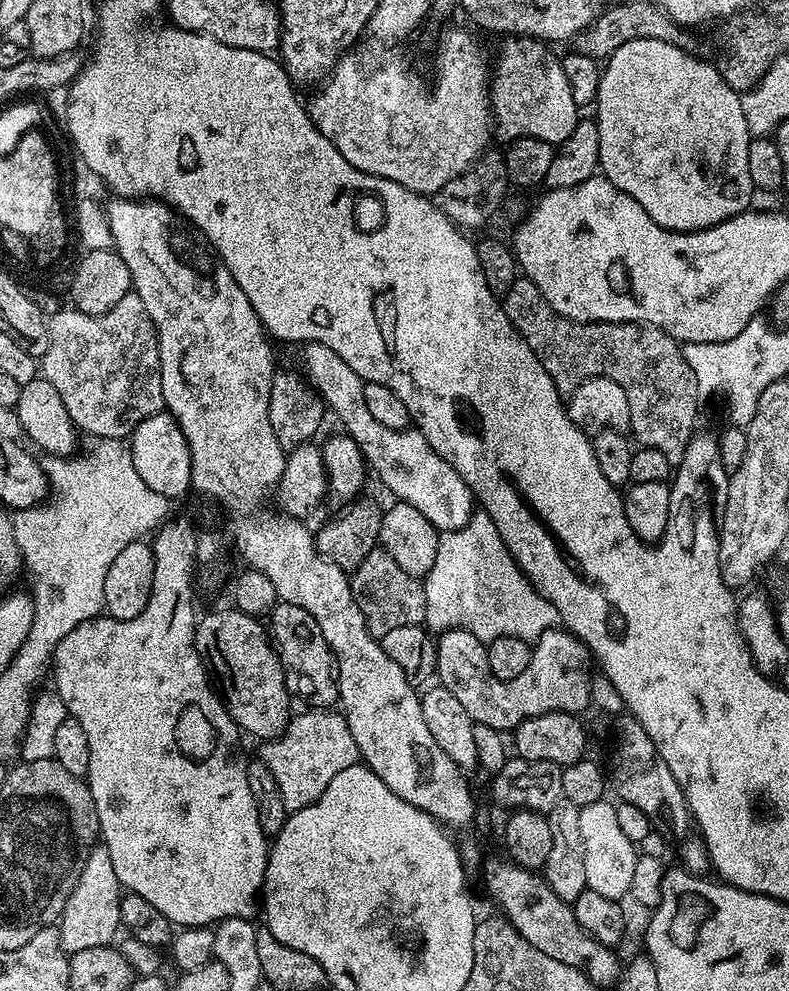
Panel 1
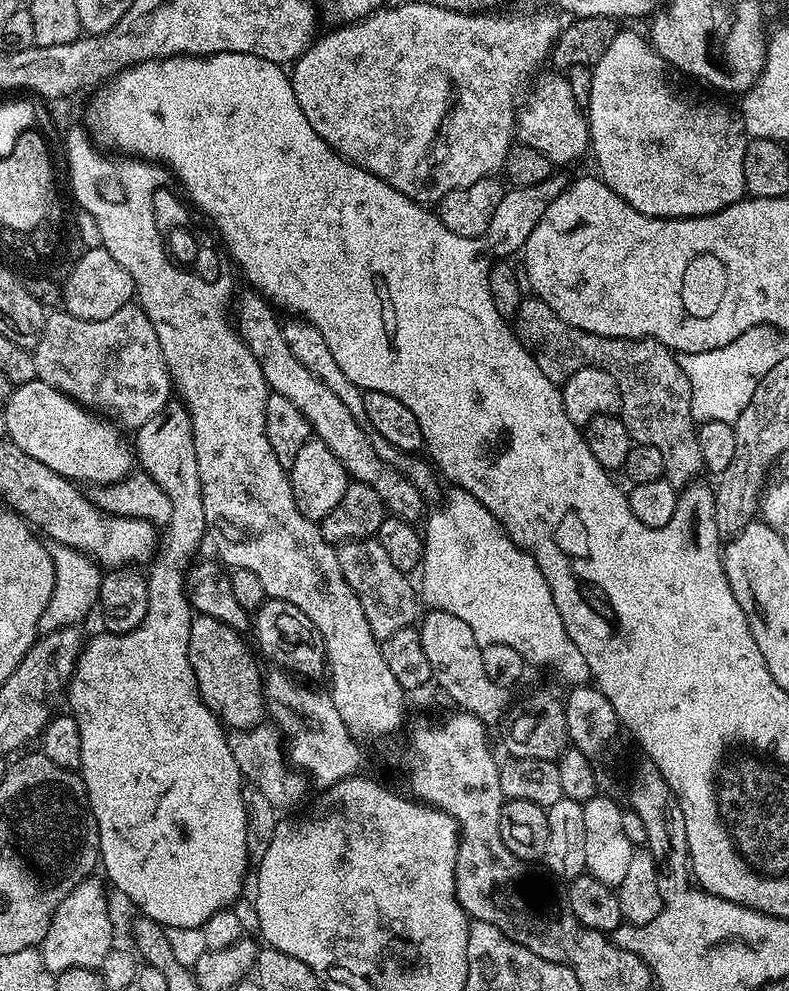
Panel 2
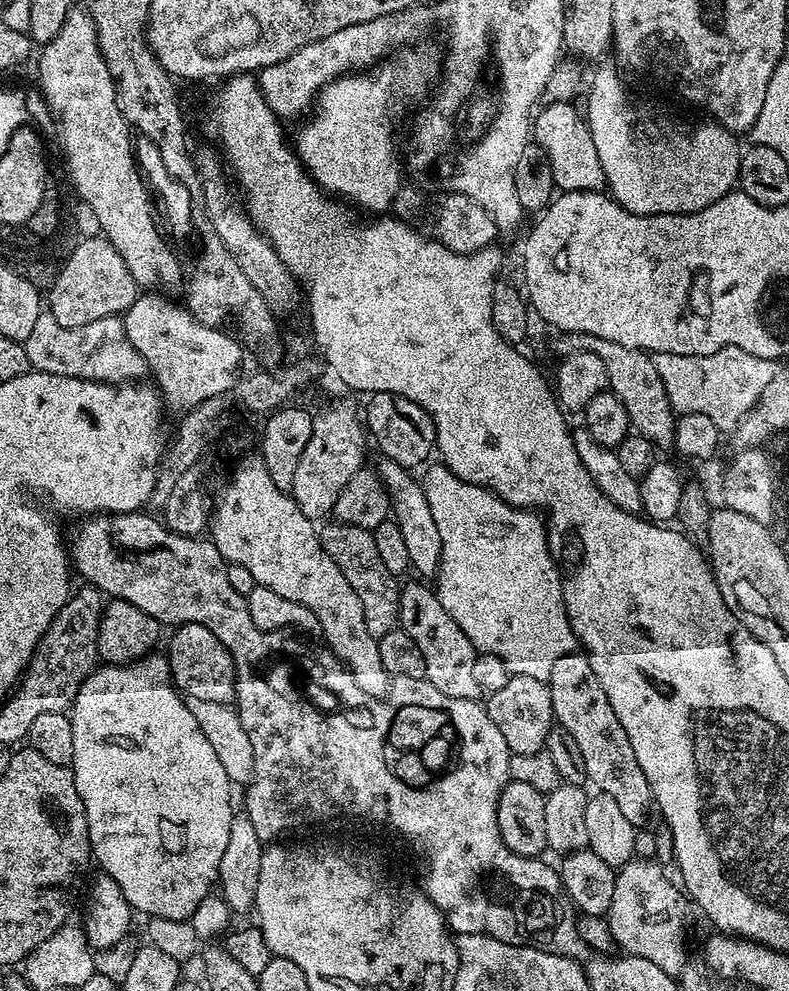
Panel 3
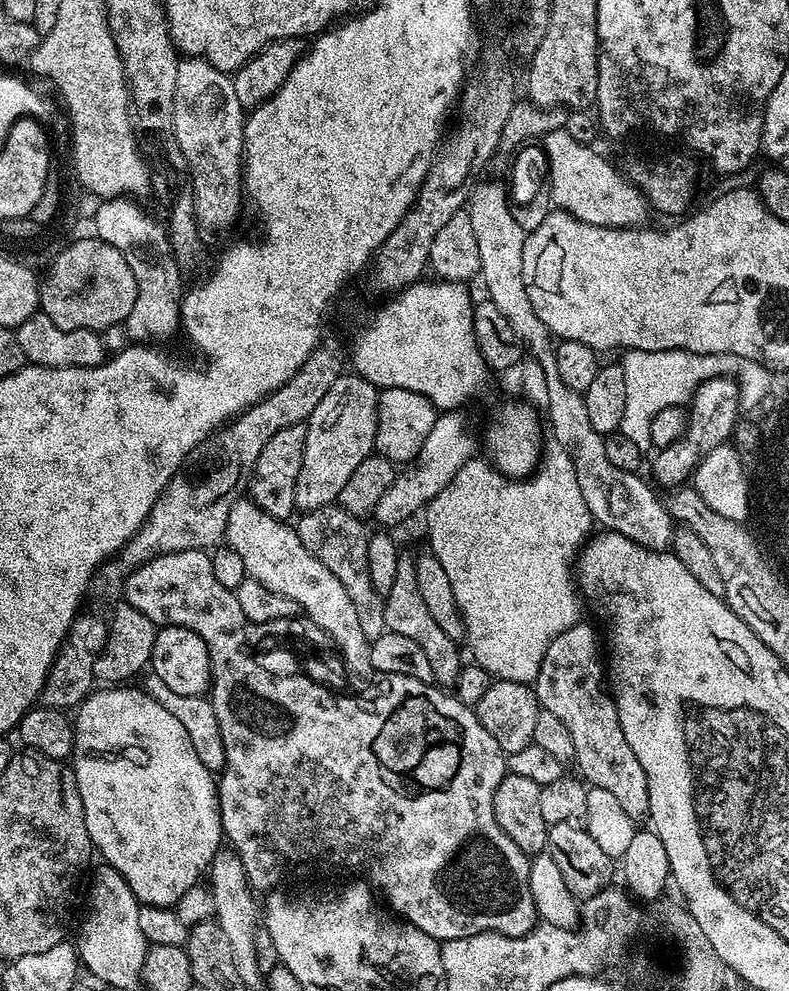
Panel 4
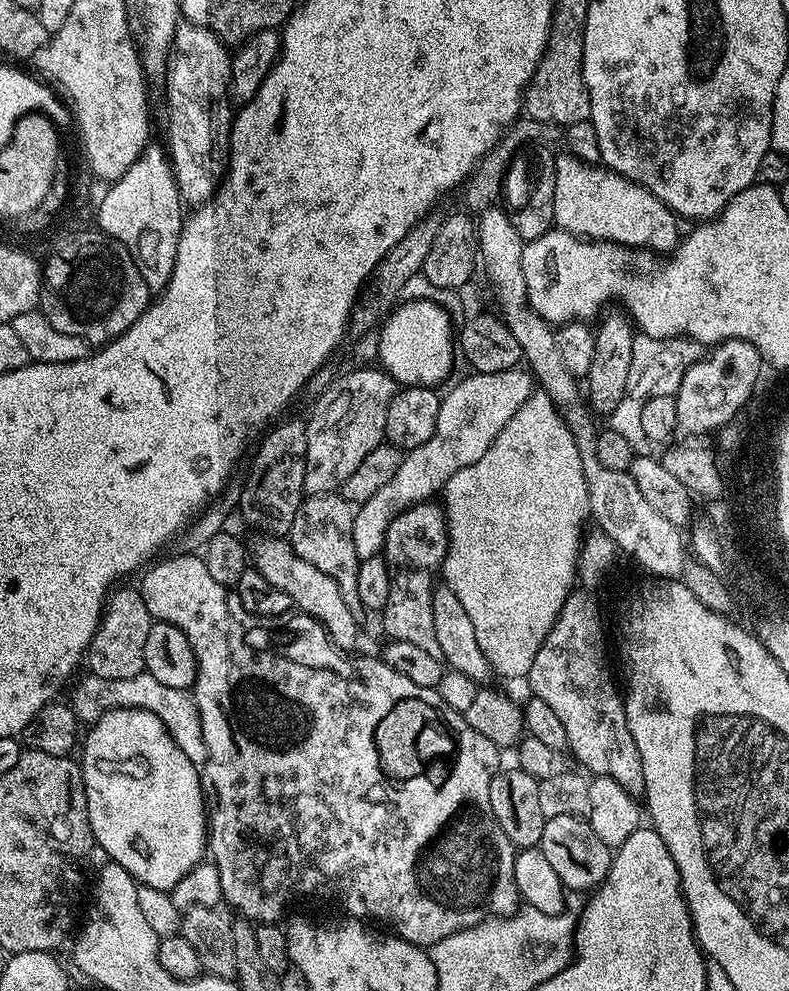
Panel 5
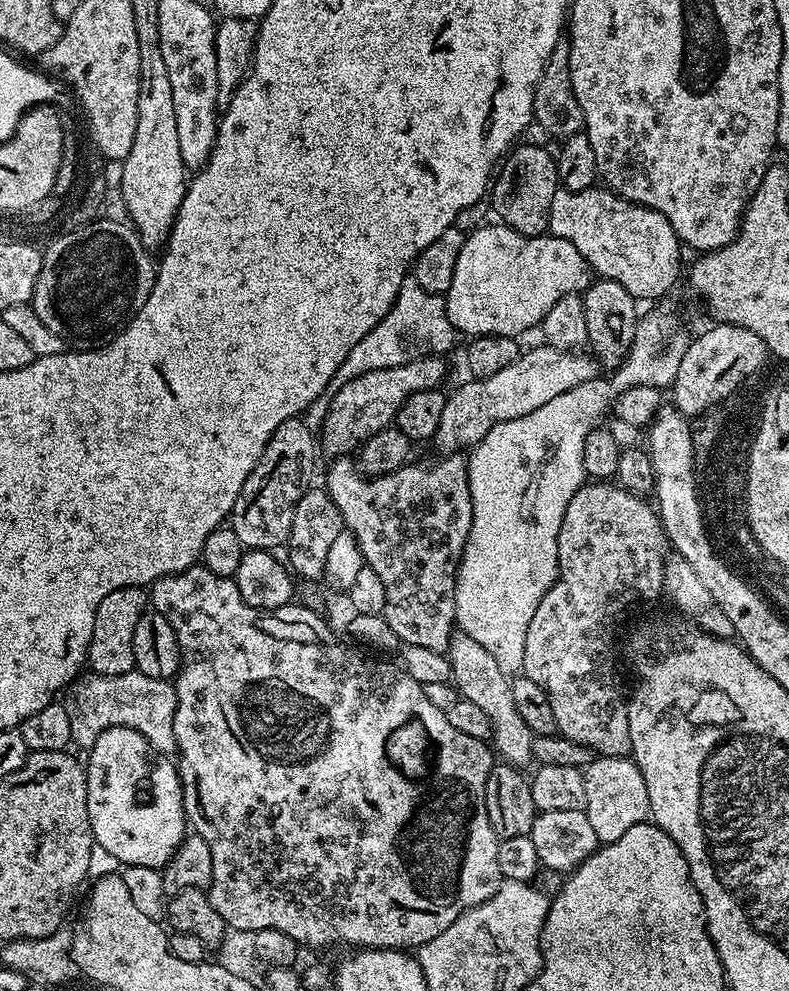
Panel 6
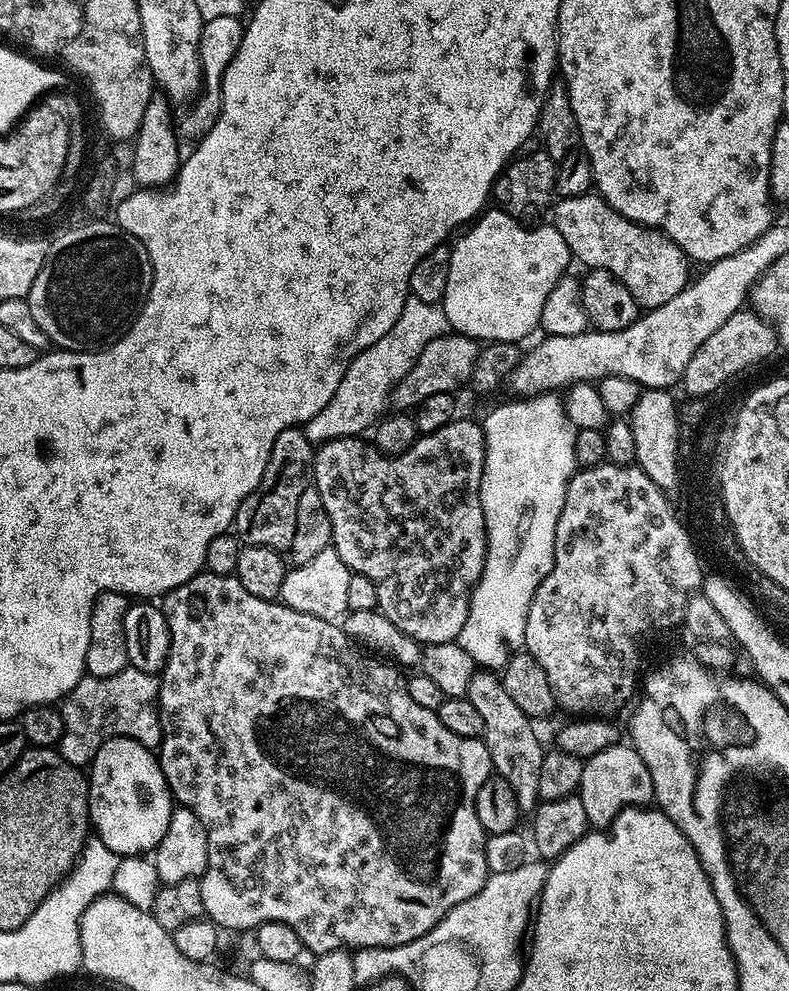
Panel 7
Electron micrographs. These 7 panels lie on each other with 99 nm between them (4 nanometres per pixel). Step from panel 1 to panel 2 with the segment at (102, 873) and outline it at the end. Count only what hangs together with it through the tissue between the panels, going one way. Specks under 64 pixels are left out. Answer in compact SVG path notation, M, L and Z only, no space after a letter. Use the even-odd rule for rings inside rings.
M96 879L78 882L78 886L74 886L66 898L62 898L62 906L54 910L54 918L39 945L46 966L54 974L86 968L99 969L108 952L114 948L112 916L108 913L108 896L104 893L105 881Z

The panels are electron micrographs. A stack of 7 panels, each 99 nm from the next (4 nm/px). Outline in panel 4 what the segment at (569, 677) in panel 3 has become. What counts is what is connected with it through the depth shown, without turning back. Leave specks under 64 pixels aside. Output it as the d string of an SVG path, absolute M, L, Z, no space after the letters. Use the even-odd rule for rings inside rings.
M577 622L550 642L534 681L534 691L541 709L554 714L566 726L574 741L574 764L580 767L579 775L591 787L608 791L632 820L644 822L650 814L646 770L642 770L638 754L630 750L630 742L626 742L626 734L622 734L616 701L606 687L606 664L601 649L600 652L596 649L598 632L593 628Z

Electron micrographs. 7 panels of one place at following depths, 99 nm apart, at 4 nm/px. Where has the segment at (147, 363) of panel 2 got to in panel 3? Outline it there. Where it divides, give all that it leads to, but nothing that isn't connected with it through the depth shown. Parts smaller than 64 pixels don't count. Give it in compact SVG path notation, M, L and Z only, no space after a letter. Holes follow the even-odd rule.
M41 314L34 322L34 330L30 330L30 338L22 343L26 358L30 358L32 368L38 372L117 386L143 381L149 375L148 364L126 336L120 316L98 318L98 322L86 322L86 326L58 326L51 314Z

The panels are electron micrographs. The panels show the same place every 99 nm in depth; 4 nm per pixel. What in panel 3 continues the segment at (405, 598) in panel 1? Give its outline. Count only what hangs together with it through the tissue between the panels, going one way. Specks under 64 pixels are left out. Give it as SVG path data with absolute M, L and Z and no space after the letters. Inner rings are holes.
M328 522L319 529L318 535L321 546L330 554L330 558L342 570L346 582L358 594L358 602L362 602L362 614L366 618L366 630L371 636L382 637L397 631L400 615L400 589L397 577L386 570L382 558L378 555L378 546L374 546L371 531L362 526L350 526L339 522Z

